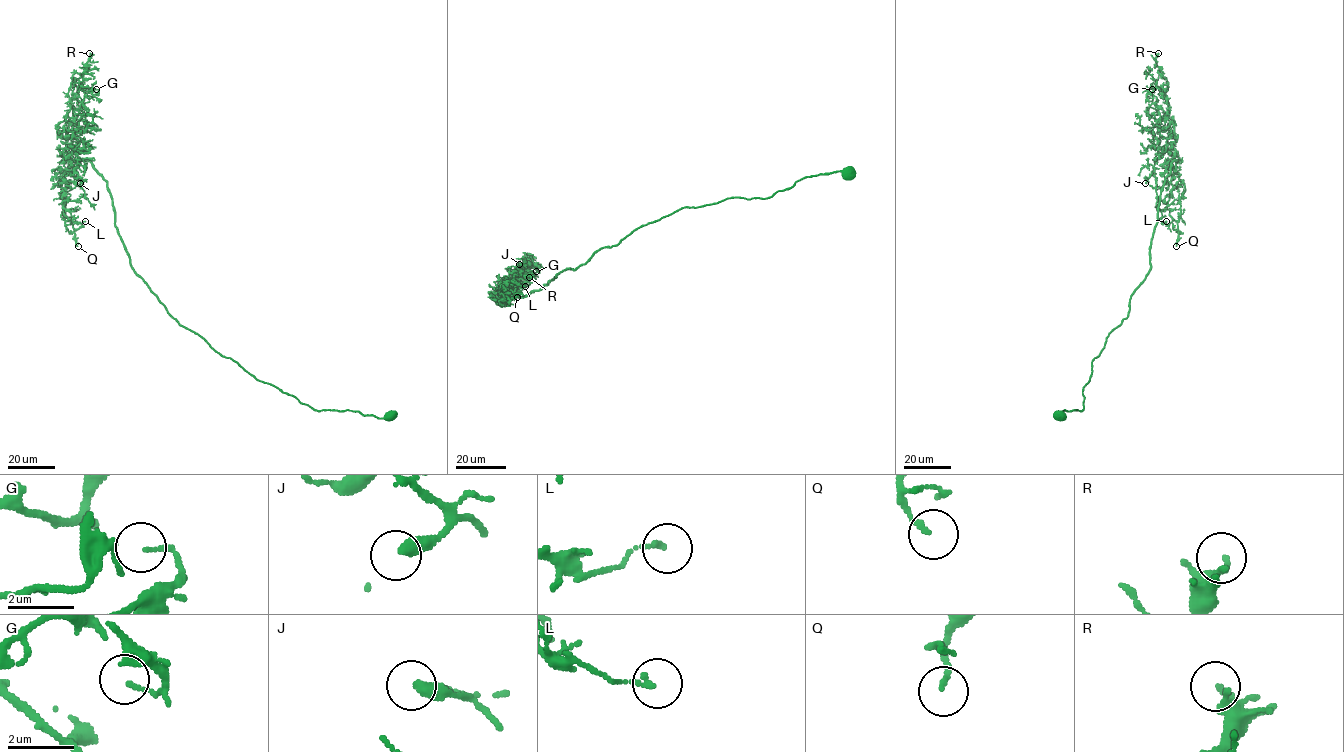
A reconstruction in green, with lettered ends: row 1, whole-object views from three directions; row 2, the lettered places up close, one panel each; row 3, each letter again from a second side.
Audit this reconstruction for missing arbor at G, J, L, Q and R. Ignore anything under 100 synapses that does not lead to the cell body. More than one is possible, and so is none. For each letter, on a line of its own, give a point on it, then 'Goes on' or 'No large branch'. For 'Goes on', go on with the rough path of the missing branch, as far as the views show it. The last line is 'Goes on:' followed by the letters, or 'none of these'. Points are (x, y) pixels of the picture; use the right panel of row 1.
G: Place: (1152, 89). No large branch
J: Place: (1145, 183). No large branch
L: Place: (1166, 221). No large branch
Q: Place: (1176, 246). No large branch
R: Place: (1158, 53). No large branch
Goes on: none of these

